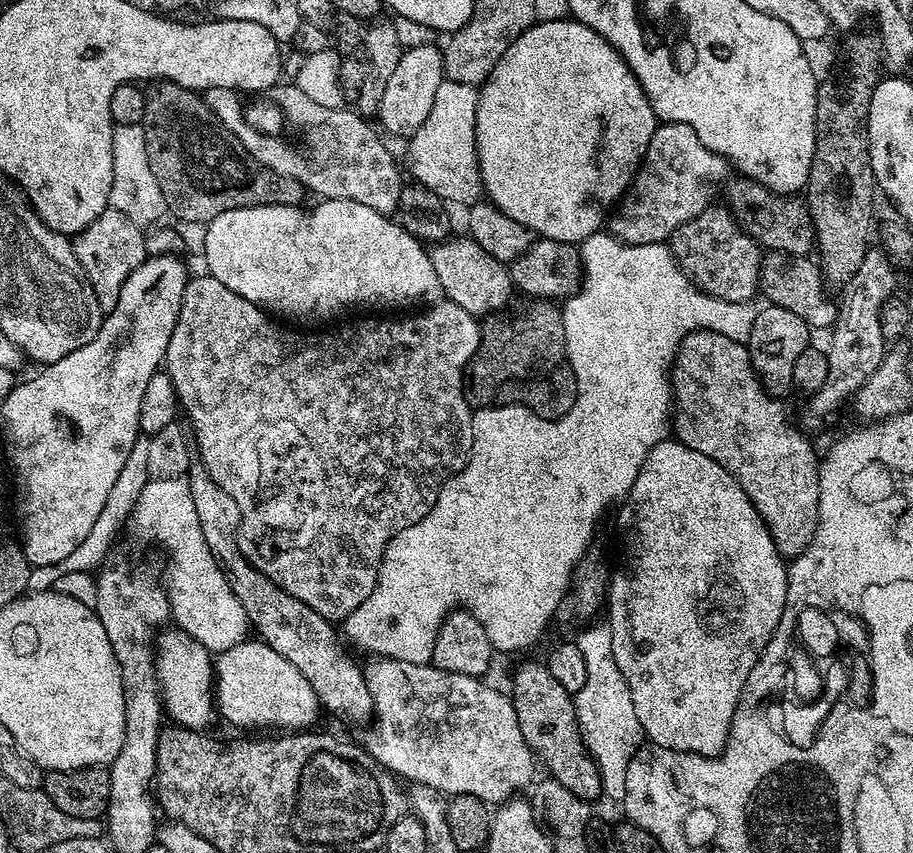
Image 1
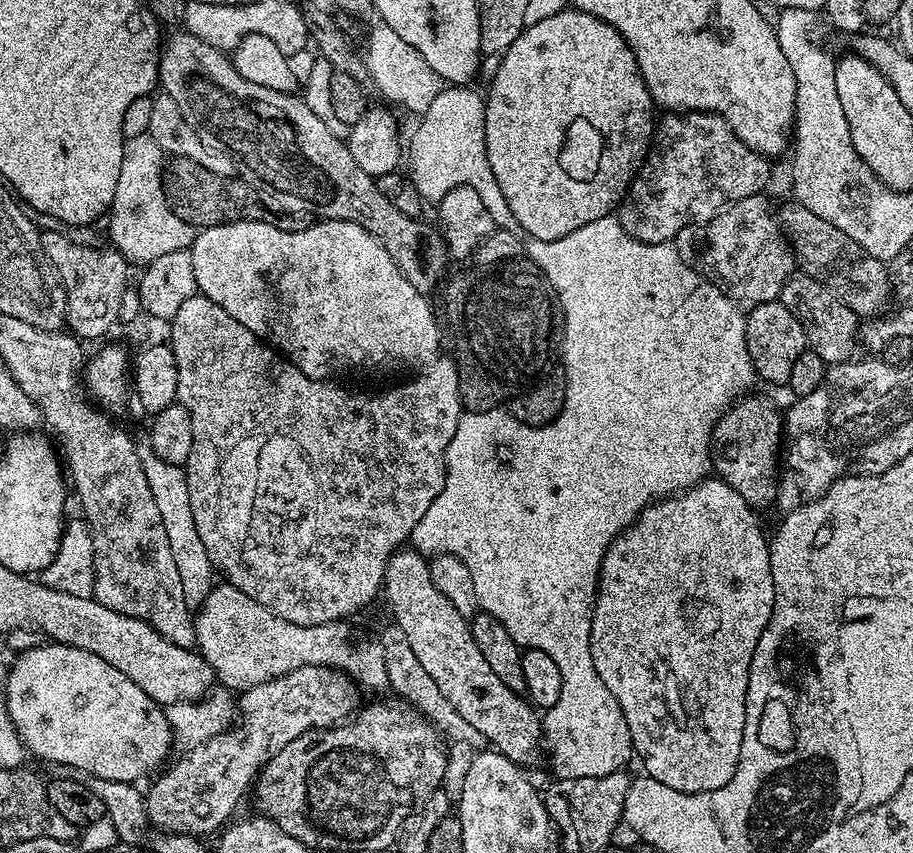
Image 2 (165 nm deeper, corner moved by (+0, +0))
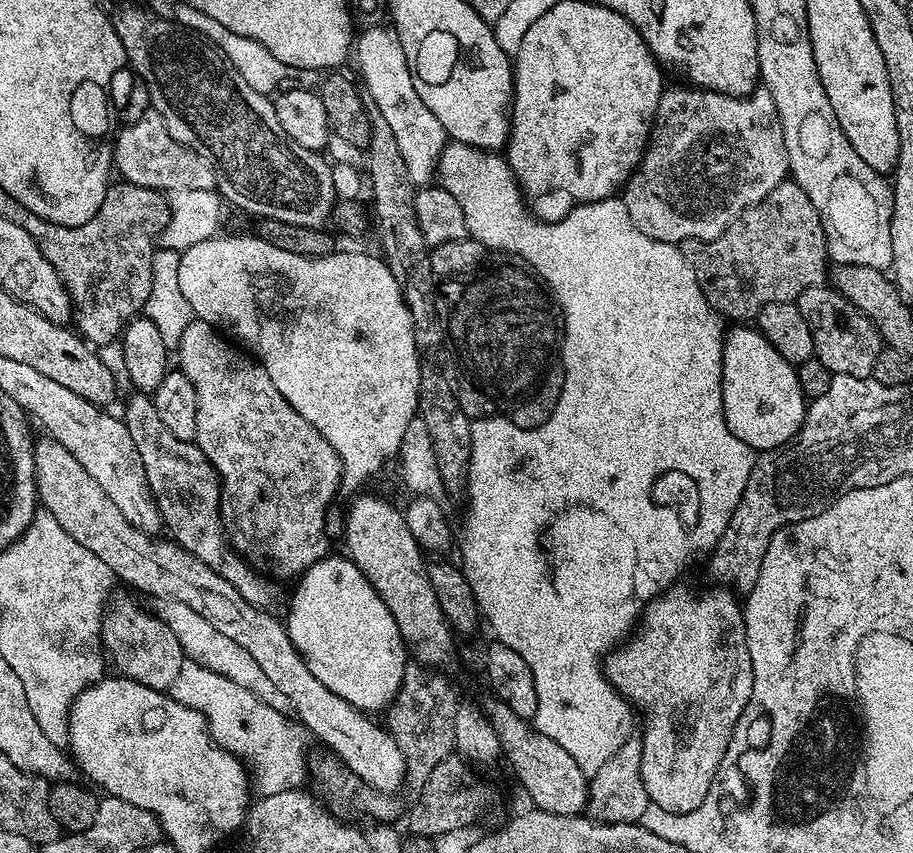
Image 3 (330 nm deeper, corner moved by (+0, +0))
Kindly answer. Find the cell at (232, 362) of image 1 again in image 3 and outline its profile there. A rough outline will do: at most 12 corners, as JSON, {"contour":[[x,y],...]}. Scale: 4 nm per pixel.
{"contour":[[211,324],[182,333],[233,549],[329,555],[334,446]]}

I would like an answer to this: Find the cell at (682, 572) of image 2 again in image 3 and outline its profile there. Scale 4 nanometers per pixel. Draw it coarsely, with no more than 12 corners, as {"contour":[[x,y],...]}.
{"contour":[[673,586],[602,660],[649,801],[702,806],[754,690],[728,590]]}

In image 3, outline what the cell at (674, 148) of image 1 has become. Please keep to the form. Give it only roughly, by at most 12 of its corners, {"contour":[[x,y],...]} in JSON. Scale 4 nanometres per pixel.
{"contour":[[665,87],[622,189],[677,246],[790,176],[767,88]]}

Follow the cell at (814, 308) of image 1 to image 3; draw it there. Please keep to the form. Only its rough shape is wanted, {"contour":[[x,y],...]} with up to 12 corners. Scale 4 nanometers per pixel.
{"contour":[[831,286],[794,303],[814,356],[838,376],[871,377],[882,341]]}

